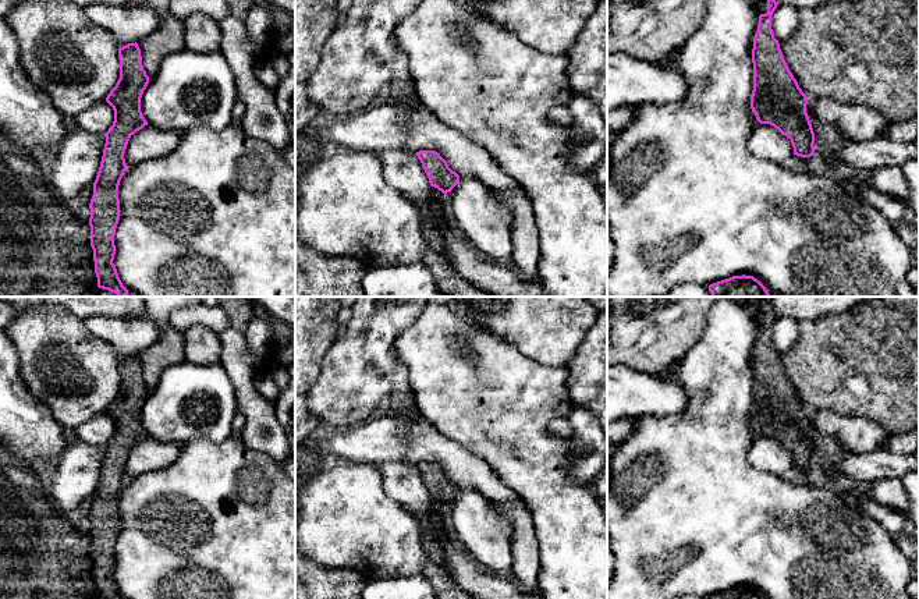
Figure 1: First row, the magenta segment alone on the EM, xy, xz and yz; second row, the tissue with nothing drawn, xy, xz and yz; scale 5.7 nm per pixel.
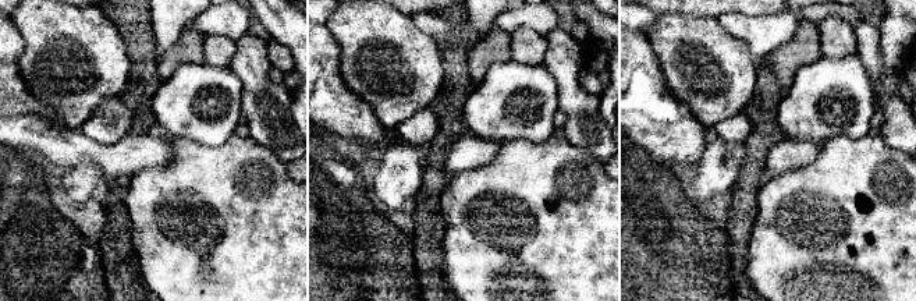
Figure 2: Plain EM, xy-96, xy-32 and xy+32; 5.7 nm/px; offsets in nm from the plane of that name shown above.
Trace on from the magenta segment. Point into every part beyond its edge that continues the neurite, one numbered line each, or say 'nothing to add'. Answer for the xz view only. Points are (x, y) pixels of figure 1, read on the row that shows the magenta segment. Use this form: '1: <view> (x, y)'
nothing to add

